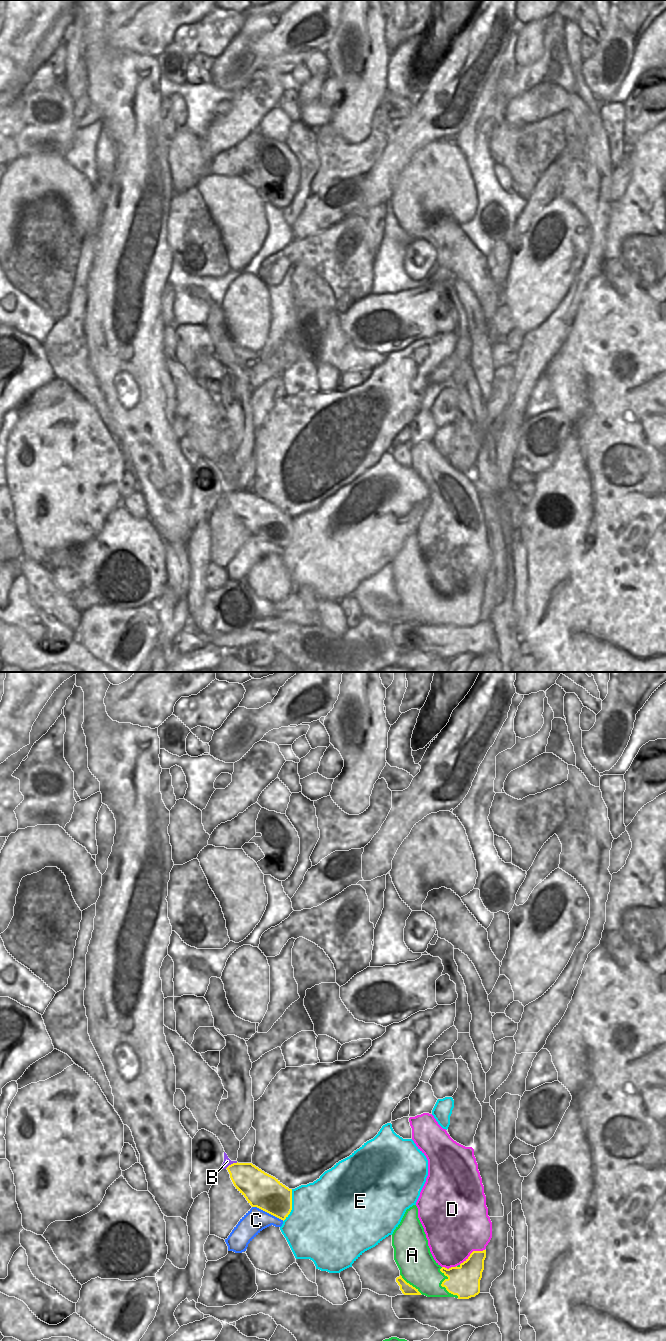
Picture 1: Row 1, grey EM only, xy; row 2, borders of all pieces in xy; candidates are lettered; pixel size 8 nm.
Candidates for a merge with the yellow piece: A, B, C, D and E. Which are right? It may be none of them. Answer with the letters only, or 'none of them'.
B

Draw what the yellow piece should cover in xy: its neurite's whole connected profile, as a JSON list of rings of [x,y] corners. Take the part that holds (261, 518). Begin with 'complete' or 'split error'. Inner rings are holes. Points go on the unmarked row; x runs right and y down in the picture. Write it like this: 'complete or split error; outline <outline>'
split error; outline [[[224,480],[220,497],[227,497],[236,517],[252,535],[257,535],[281,548],[292,538],[292,517],[252,491],[231,489]]]

